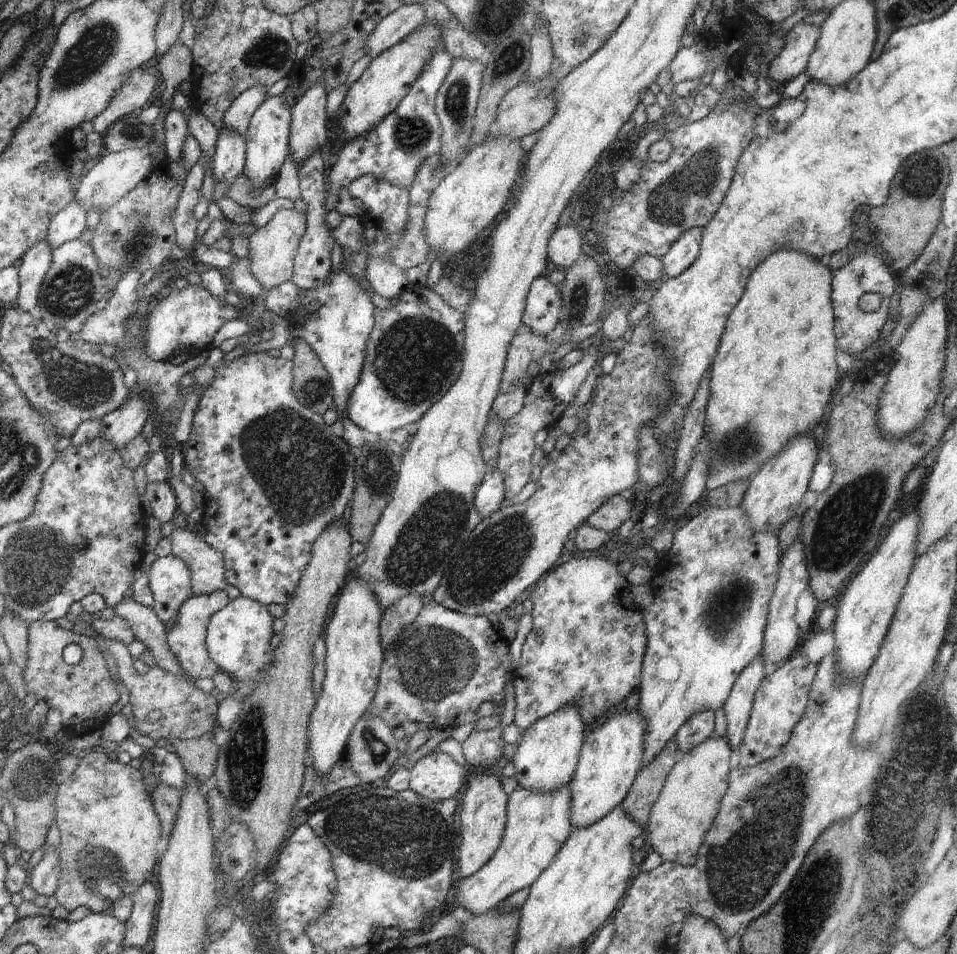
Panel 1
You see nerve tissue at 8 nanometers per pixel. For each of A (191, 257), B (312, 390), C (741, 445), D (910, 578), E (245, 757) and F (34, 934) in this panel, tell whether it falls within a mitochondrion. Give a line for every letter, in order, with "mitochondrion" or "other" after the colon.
A: other
B: mitochondrion
C: mitochondrion
D: other
E: mitochondrion
F: other

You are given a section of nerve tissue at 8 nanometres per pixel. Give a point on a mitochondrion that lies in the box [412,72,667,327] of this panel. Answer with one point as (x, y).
(456, 102)

